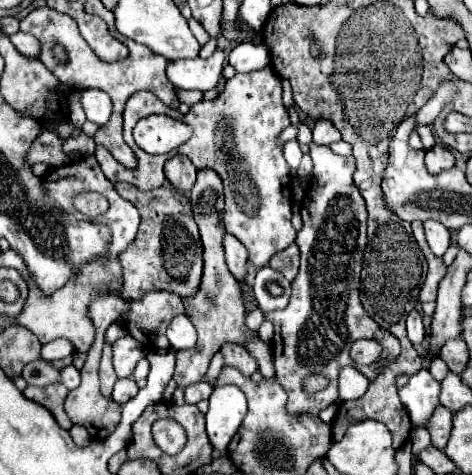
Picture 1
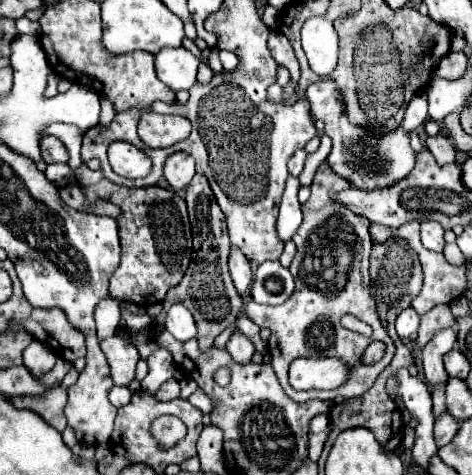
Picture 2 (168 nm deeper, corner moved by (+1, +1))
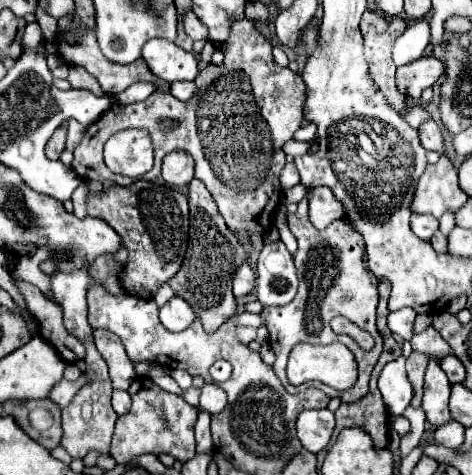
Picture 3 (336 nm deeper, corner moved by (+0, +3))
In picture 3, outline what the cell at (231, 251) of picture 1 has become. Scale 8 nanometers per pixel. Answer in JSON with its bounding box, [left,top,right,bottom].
[232,264,256,298]

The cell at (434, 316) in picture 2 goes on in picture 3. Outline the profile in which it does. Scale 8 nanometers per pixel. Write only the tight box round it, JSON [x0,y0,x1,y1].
[410,326,450,362]

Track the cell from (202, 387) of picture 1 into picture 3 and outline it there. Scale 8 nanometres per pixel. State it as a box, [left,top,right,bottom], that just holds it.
[200,384,226,414]

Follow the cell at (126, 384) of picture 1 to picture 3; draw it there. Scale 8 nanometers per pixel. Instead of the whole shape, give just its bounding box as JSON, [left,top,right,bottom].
[112,390,130,416]

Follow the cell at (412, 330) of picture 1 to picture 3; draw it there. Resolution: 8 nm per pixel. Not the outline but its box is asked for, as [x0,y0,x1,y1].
[386,308,416,340]

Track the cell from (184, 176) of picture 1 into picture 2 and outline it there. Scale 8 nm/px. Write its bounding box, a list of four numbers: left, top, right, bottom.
[165,152,195,190]

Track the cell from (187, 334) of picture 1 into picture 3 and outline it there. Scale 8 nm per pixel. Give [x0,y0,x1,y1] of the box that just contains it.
[158,296,196,332]

